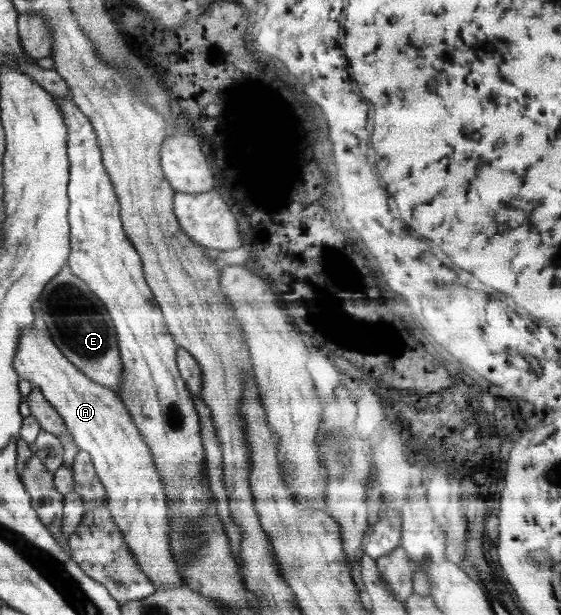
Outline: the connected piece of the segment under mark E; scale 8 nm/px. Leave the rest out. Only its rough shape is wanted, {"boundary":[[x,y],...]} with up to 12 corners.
{"boundary":[[64,265],[40,294],[56,348],[120,391],[106,306]]}

